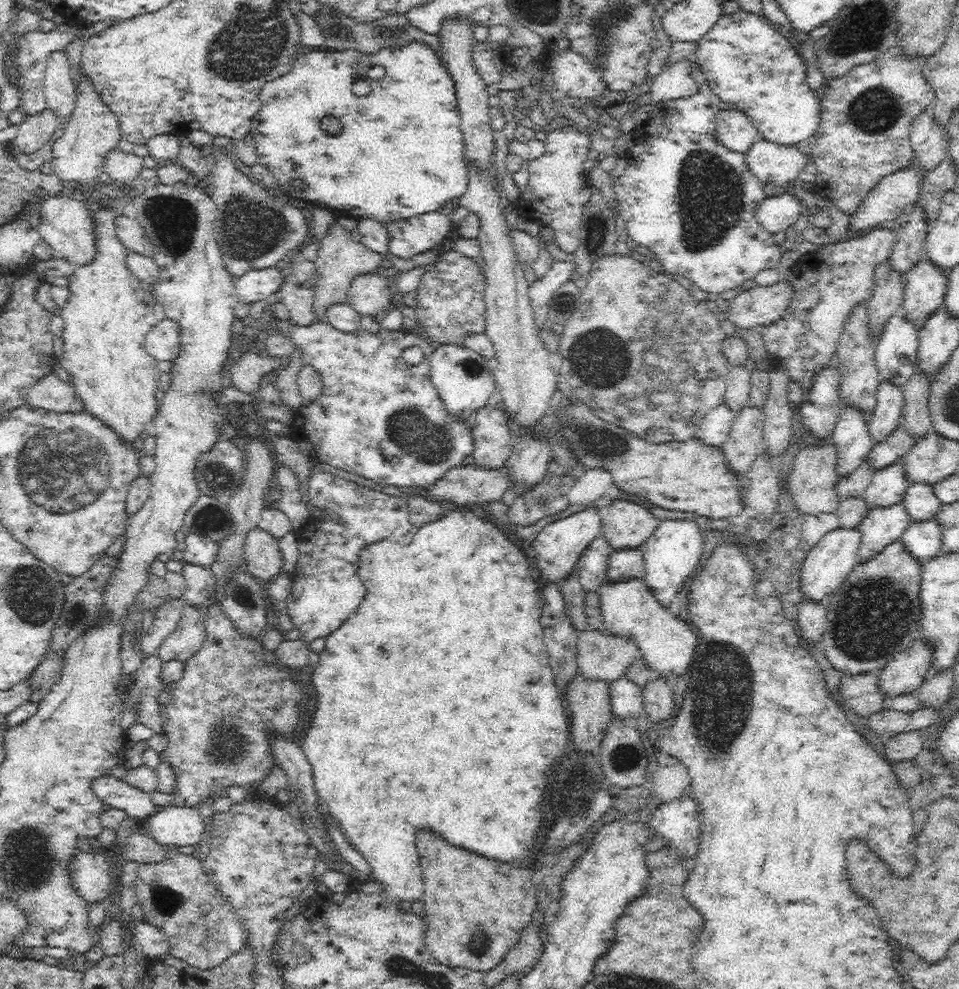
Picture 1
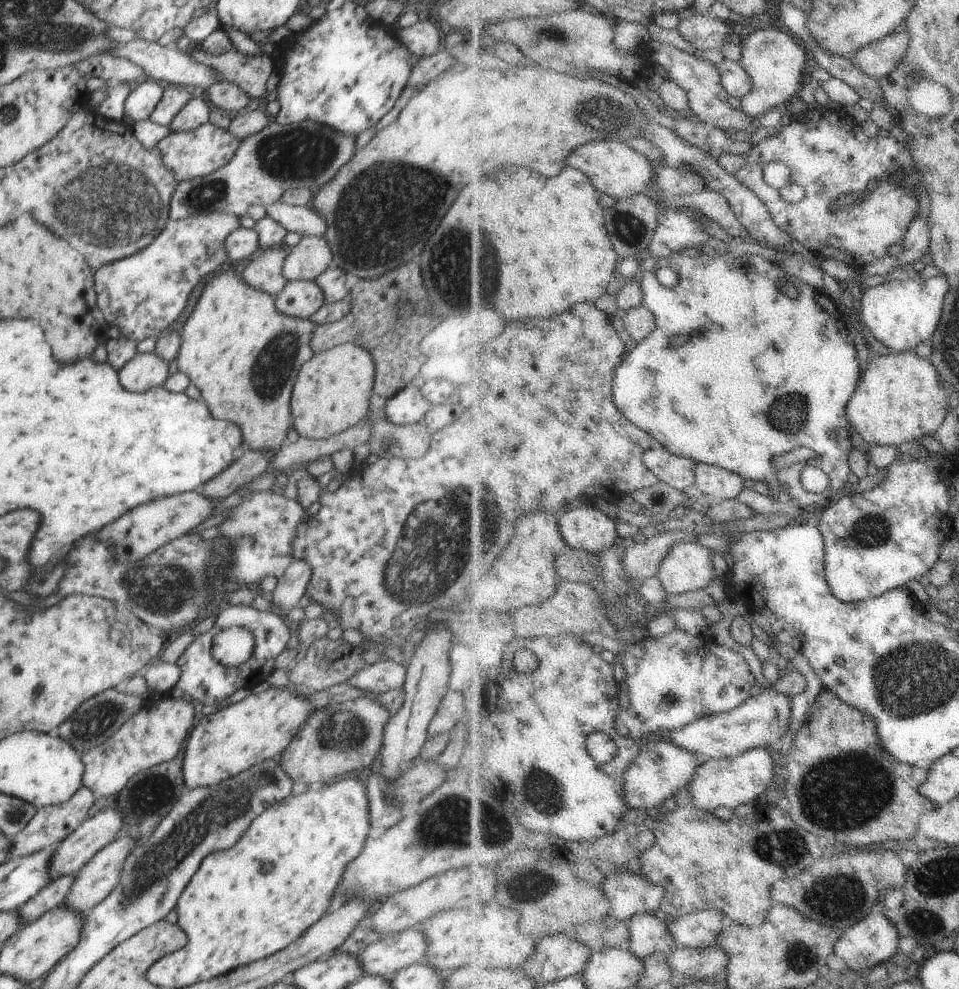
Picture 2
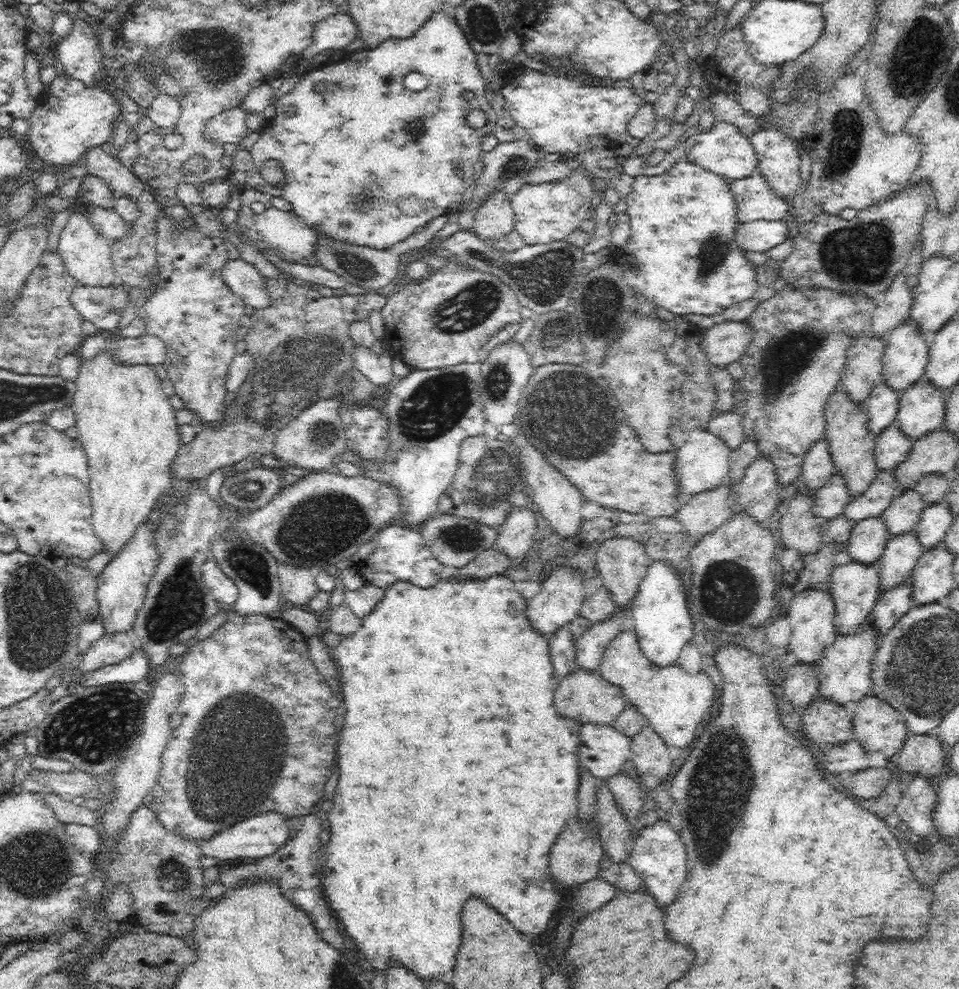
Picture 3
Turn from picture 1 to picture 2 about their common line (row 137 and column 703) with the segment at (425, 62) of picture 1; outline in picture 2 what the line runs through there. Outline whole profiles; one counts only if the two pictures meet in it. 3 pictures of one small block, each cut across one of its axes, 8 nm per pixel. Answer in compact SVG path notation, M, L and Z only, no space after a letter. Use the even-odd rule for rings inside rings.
M732 249L726 255L718 255L711 258L701 252L693 251L682 252L668 258L659 259L654 269L643 272L644 290L646 290L646 298L644 305L648 306L657 317L658 330L643 340L641 343L633 345L630 356L626 358L626 364L622 364L622 368L618 368L618 376L616 376L616 388L614 388L614 396L618 400L618 406L622 408L622 412L626 412L626 416L630 416L630 420L649 432L656 438L657 444L670 449L670 452L681 457L691 458L698 462L710 463L730 469L737 472L745 478L755 480L755 482L767 482L772 489L772 498L776 501L784 501L786 499L800 501L802 508L811 510L818 507L825 507L833 494L840 492L848 482L853 482L855 477L852 473L852 462L850 456L854 452L854 442L852 442L852 434L849 418L849 404L854 398L854 394L858 390L862 380L862 366L860 366L860 354L852 336L850 336L846 319L841 306L836 304L834 299L823 290L809 286L795 276L786 273L775 260L769 260L760 255L752 255L744 257L736 254ZM669 267L676 271L679 275L679 282L674 286L664 286L658 278L658 270L660 268ZM780 282L792 282L799 293L799 297L790 298L788 294L784 294L780 290ZM680 336L688 336L690 340L682 346L674 346L674 338ZM802 448L809 448L816 456L808 460L804 460L782 468L776 464L778 456L784 454L792 454L798 452ZM806 466L818 466L828 473L831 478L830 488L823 493L808 492L804 488L803 472Z

